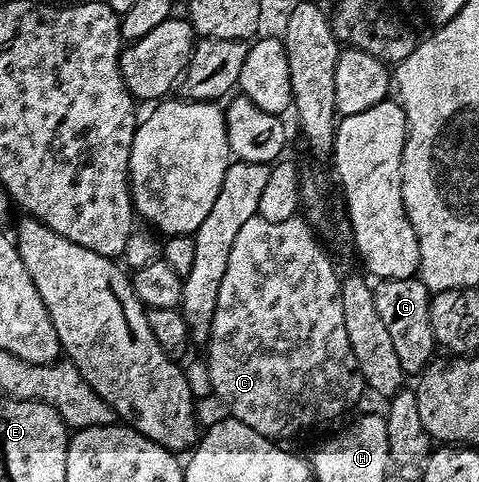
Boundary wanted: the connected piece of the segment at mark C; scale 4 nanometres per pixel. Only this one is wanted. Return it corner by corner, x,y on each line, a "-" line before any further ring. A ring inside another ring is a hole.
258,216
245,220
241,232
237,232
237,240
233,240
233,248
229,252
229,265
225,268
225,277
221,280
221,292
217,292
217,308
213,312
211,334
205,343
205,361
209,368
211,389
225,403
230,417
241,420
241,424
249,424
253,432
268,440
291,438
298,430
307,430
318,422
331,422
334,418
341,417
362,394
365,394
363,377
349,348
349,335
345,333
345,312
339,295
341,278
340,275
335,275
335,266
331,263
330,256
323,251
323,247
324,243
312,230
306,217
296,216
276,222

